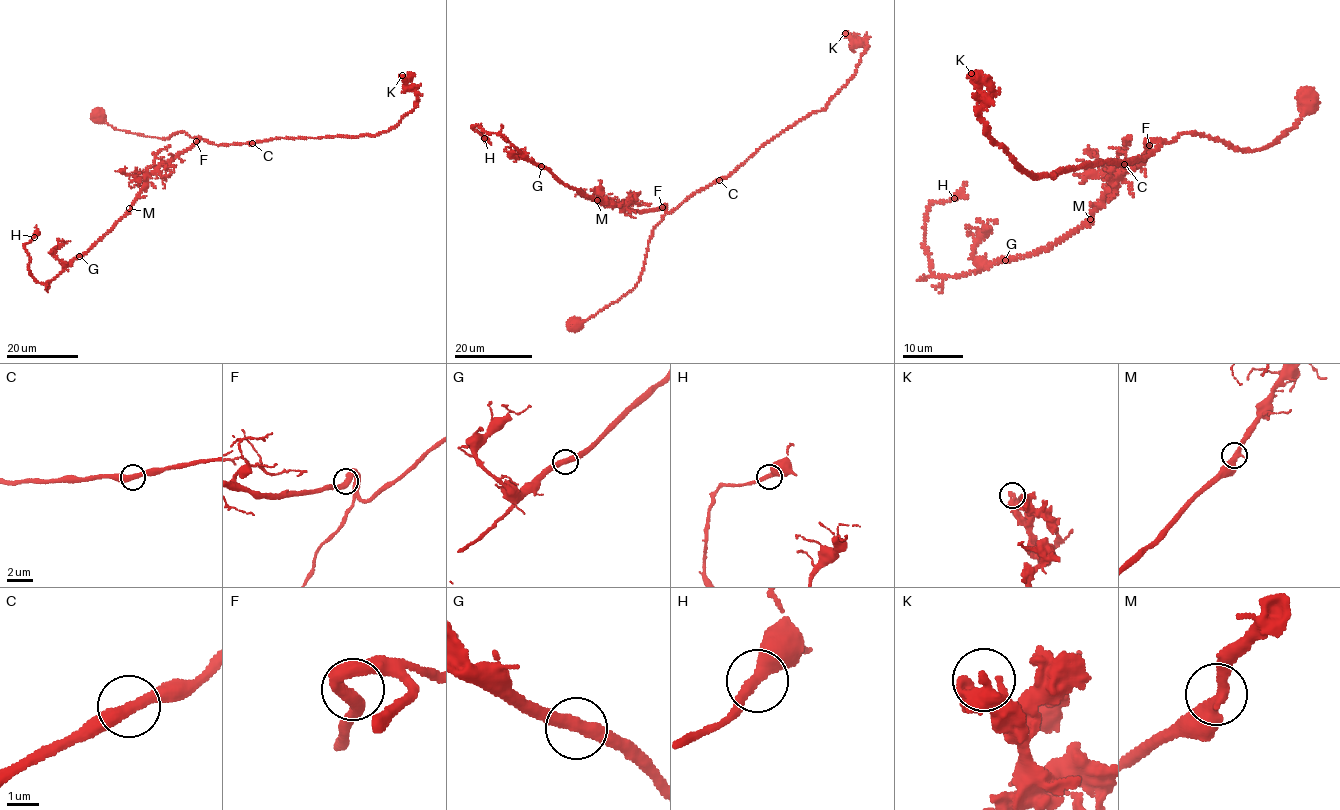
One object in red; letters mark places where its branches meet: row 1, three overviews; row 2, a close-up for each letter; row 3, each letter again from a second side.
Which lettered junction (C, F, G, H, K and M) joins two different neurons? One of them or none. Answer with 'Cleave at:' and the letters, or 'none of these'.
Cleave at: none of these

